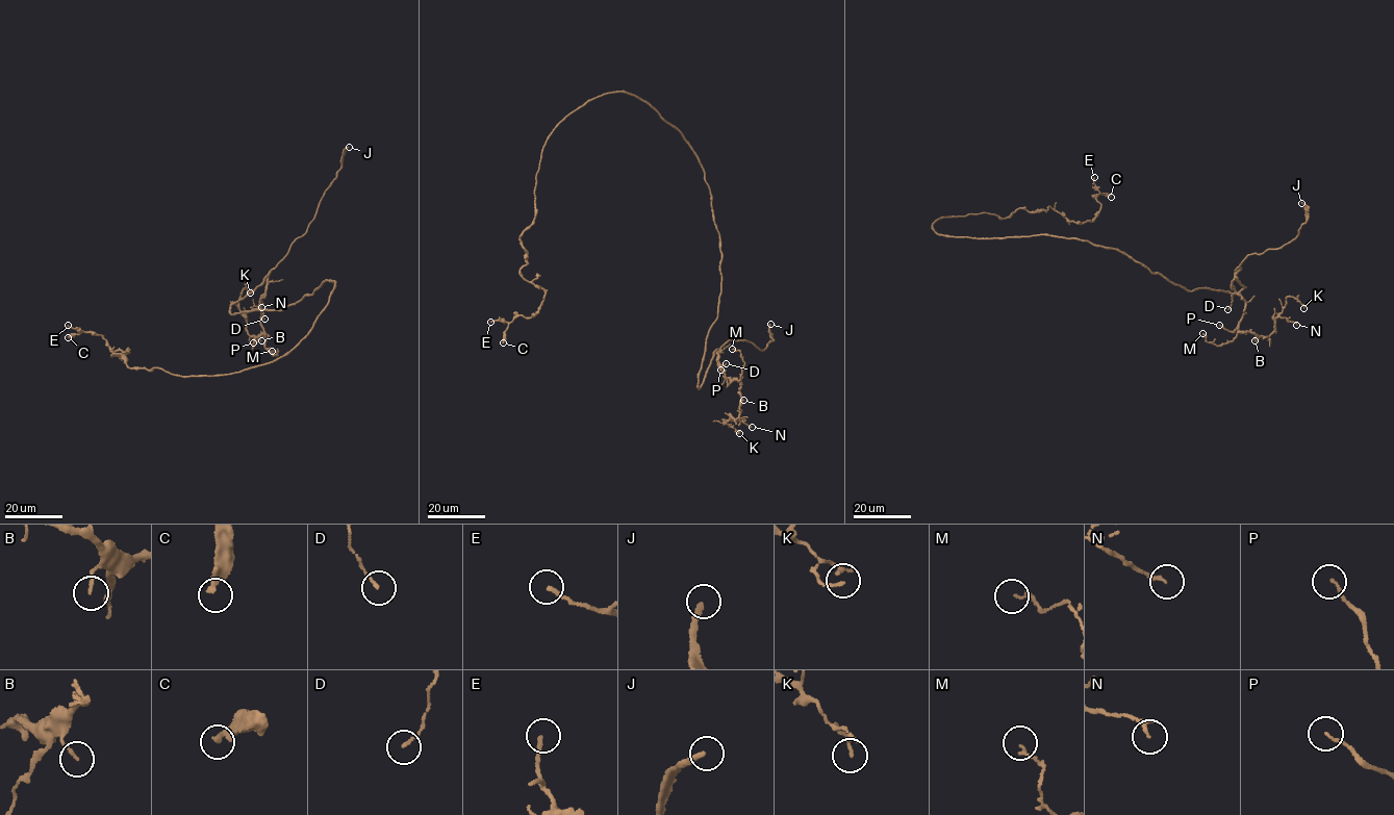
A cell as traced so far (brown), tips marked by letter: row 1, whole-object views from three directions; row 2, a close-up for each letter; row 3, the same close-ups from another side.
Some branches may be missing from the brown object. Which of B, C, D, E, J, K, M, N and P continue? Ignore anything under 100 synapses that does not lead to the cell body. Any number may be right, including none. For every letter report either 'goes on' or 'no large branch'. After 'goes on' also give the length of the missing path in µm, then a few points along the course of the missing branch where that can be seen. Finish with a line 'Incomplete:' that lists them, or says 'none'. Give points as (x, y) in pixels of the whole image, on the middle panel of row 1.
B: no large branch
C: no large branch
D: no large branch
E: no large branch
J: goes on; about 20 µm are missing; missing branch runs (770, 324), (769, 271)
K: no large branch
M: no large branch
N: no large branch
P: no large branch
Incomplete: J

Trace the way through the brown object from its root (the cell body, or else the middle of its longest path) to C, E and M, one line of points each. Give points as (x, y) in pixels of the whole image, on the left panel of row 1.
C: (335, 287), (295, 347), (230, 374), (130, 367), (111, 355), (126, 352), (101, 335), (68, 337)
E: (335, 287), (295, 347), (225, 375), (130, 367), (111, 355), (126, 352), (101, 335), (68, 325)
M: (335, 287), (326, 279), (278, 310), (232, 314), (233, 302), (268, 276), (259, 308), (272, 351)

